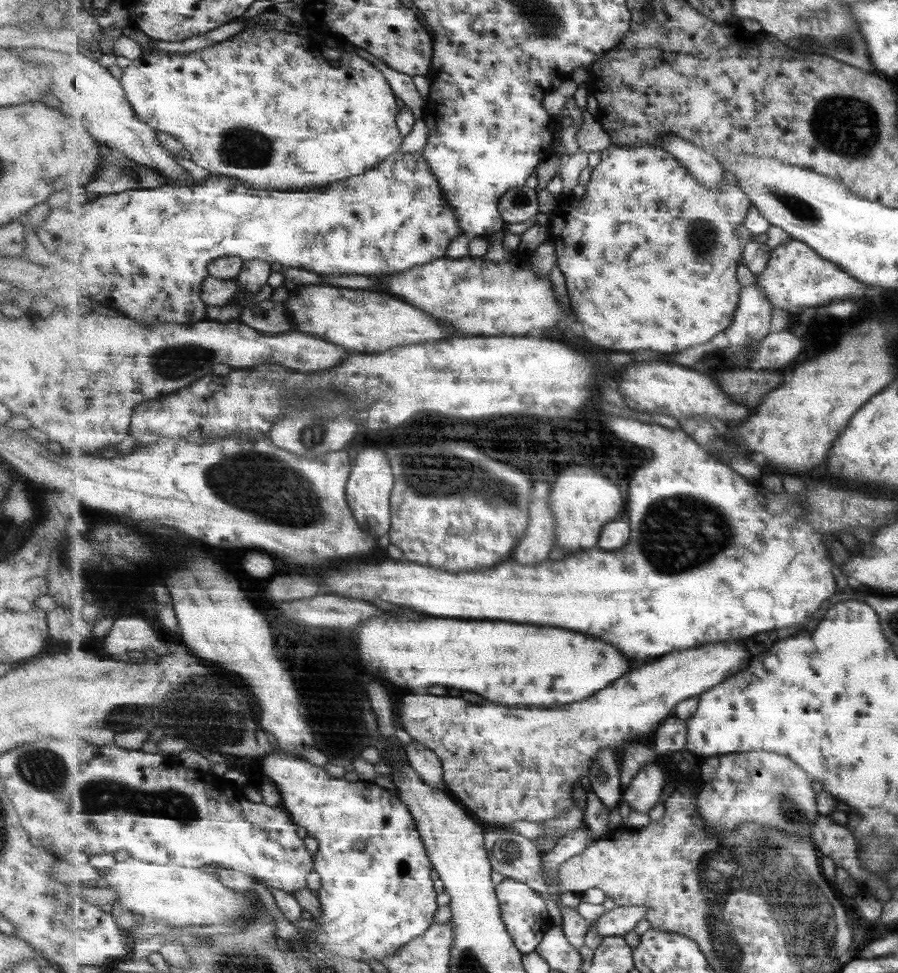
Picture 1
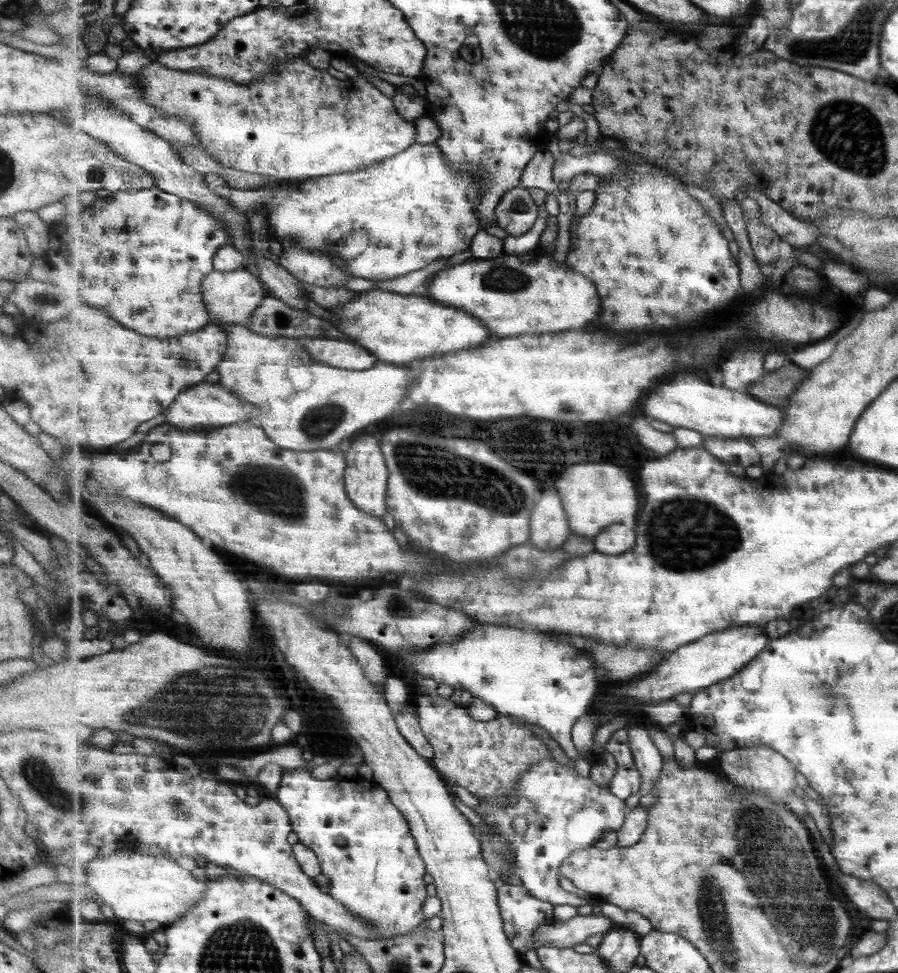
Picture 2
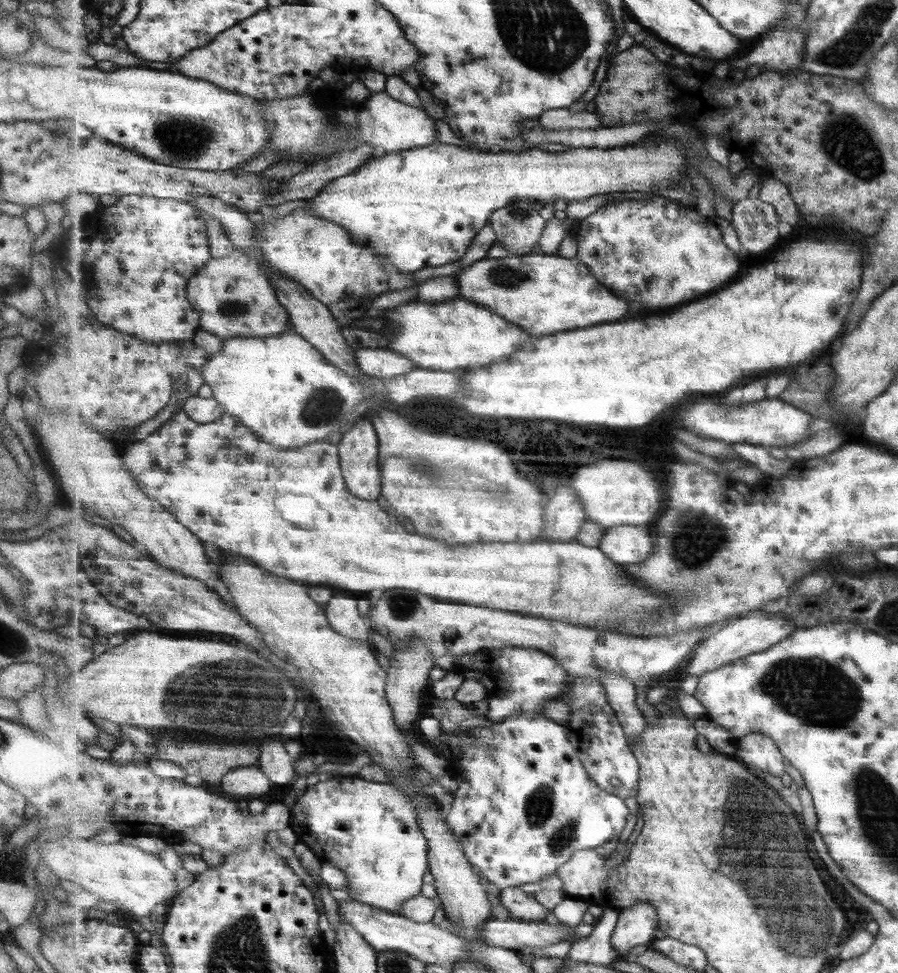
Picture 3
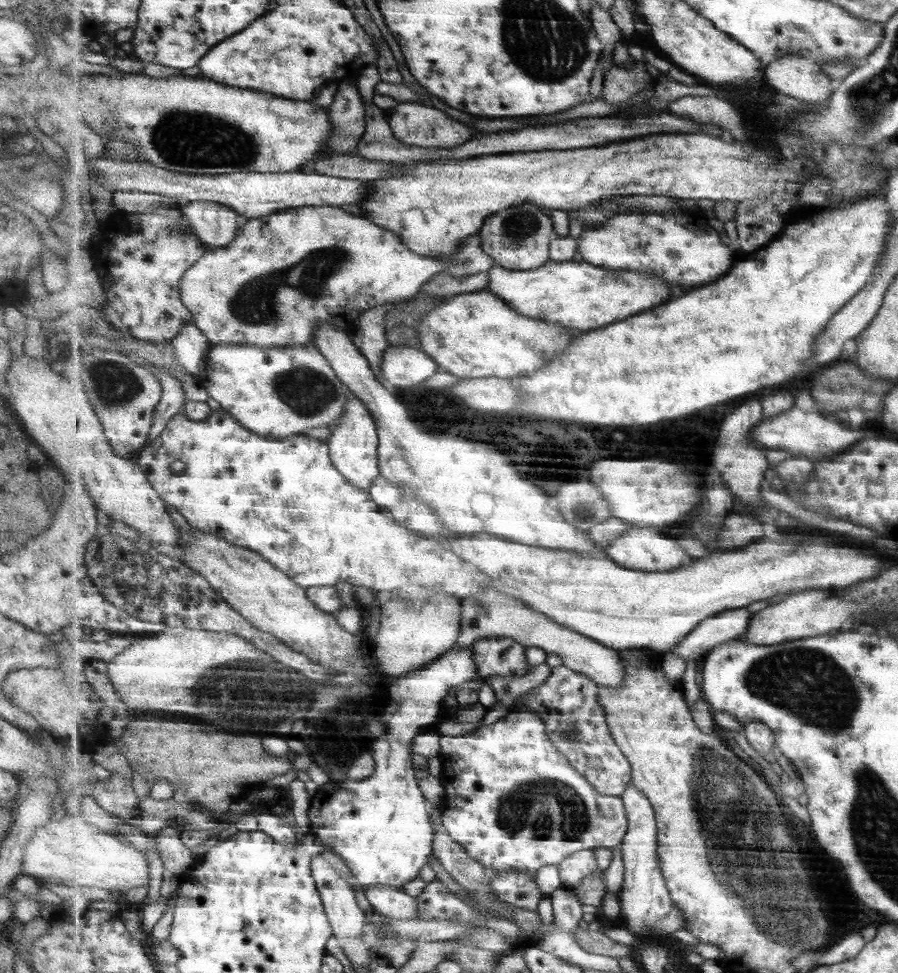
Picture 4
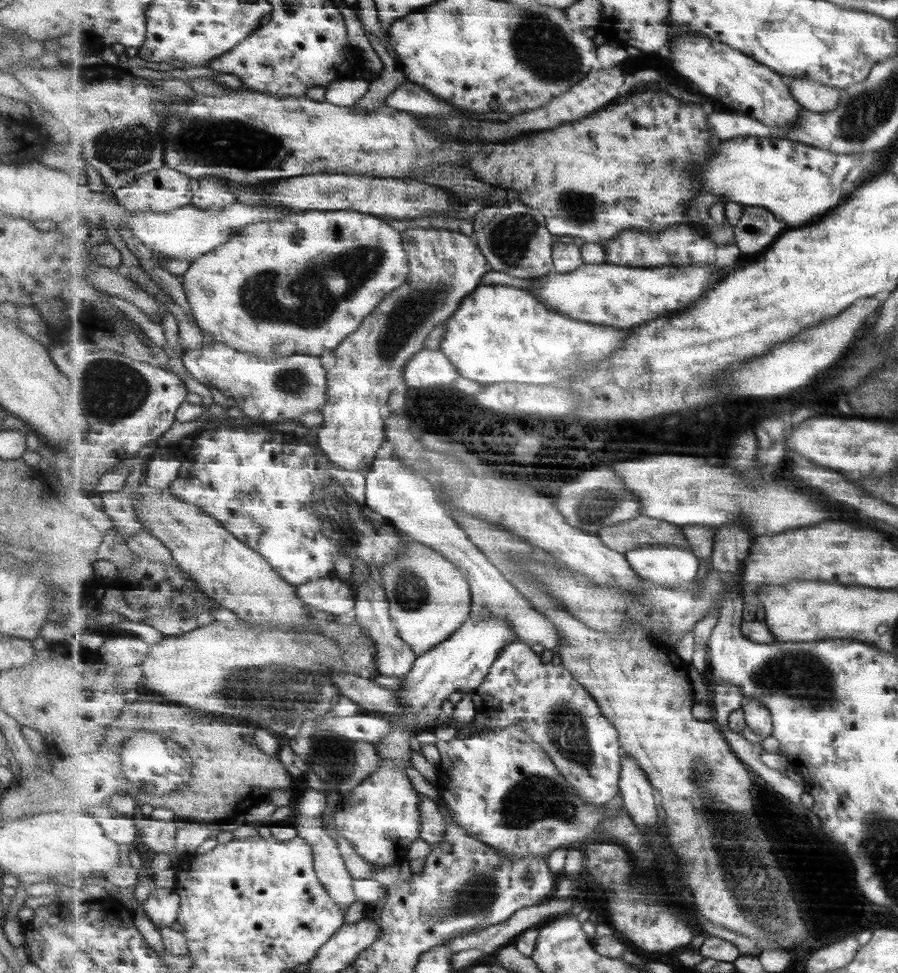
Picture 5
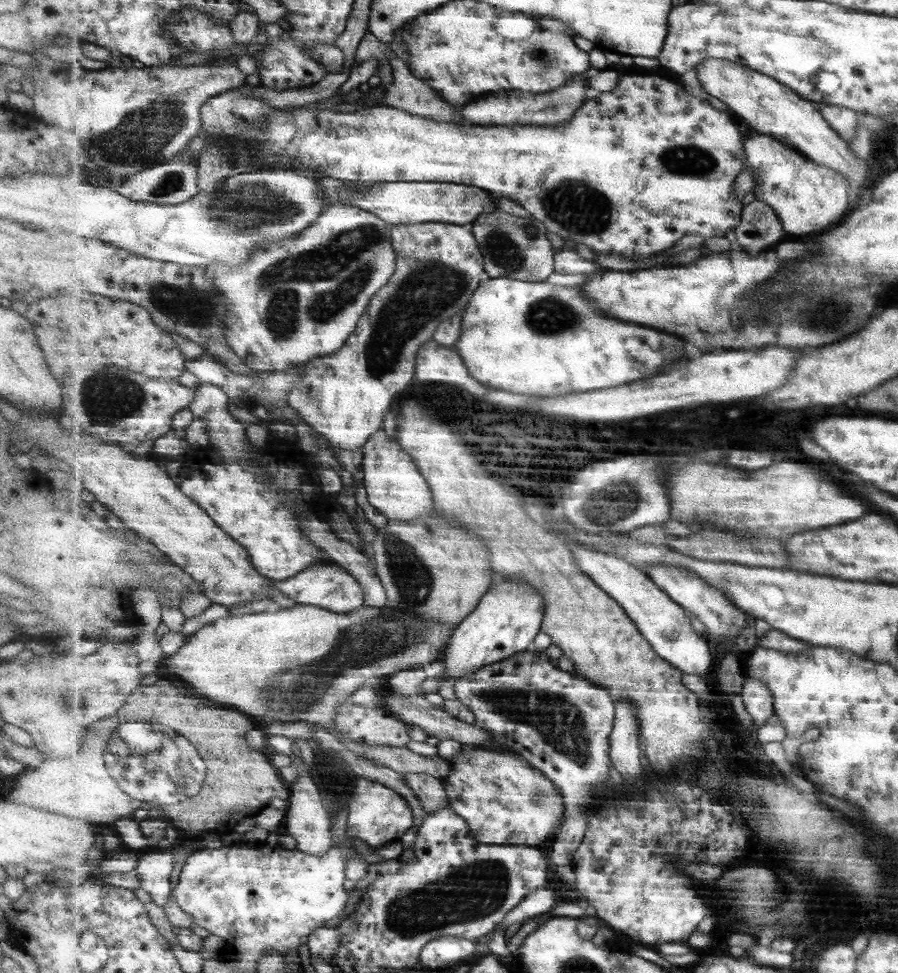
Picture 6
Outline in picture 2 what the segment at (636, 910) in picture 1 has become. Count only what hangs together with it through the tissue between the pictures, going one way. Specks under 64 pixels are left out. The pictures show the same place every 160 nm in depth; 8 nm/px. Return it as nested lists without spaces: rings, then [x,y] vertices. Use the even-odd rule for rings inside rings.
[[[603,912],[599,915],[588,914],[583,916],[579,913],[571,920],[556,921],[553,924],[540,926],[535,931],[533,944],[535,950],[539,950],[541,946],[549,946],[549,948],[573,948],[577,944],[585,943],[587,938],[601,934],[607,935],[610,930],[615,930],[620,926]]]

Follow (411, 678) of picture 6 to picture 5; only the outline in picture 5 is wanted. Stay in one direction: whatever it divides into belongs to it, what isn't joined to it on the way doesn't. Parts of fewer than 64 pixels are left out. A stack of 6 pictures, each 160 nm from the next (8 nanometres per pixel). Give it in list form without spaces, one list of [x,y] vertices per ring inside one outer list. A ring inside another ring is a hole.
[[[373,578],[357,586],[353,583],[356,595],[356,622],[358,622],[364,633],[374,642],[376,646],[376,670],[374,673],[383,676],[396,676],[402,679],[412,668],[418,657],[413,649],[398,635],[396,622],[390,614],[390,603],[388,602],[386,590]]]

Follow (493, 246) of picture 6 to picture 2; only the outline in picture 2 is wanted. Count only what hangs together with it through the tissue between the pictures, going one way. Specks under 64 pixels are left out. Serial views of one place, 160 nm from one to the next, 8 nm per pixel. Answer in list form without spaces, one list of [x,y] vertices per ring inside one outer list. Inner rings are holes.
[[[526,187],[511,189],[503,195],[496,210],[499,226],[511,236],[521,236],[534,227],[539,216],[539,208]]]

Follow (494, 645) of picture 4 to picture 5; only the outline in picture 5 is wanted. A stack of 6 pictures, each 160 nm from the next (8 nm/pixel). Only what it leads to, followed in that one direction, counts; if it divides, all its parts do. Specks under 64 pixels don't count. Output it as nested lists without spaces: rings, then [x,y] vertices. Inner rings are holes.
[[[513,639],[499,653],[482,686],[468,694],[478,710],[473,723],[479,730],[492,731],[511,725],[526,728],[590,805],[603,806],[620,794],[623,751],[619,731],[607,720],[594,696],[575,680],[574,674],[562,662],[560,665],[543,663],[532,646],[521,639]]]

